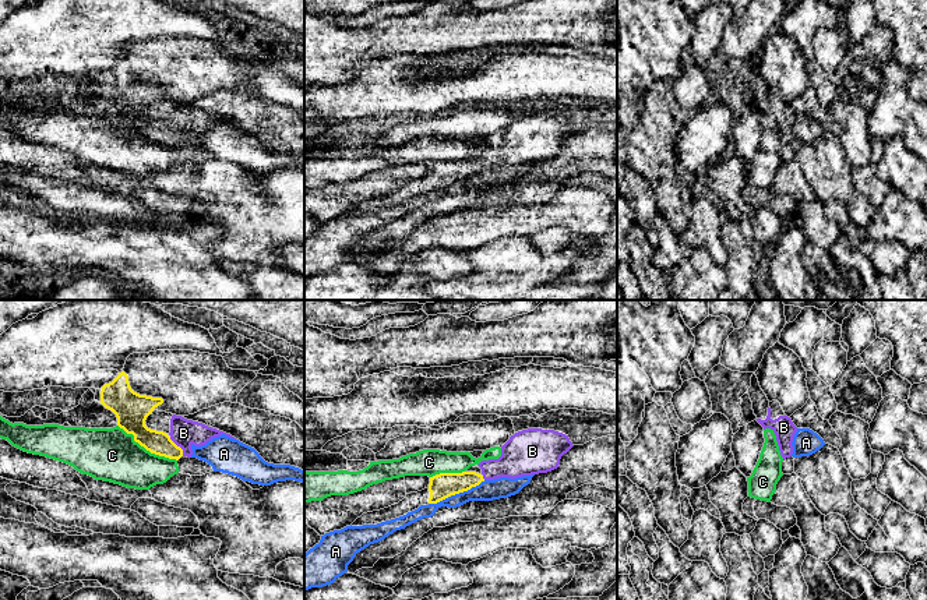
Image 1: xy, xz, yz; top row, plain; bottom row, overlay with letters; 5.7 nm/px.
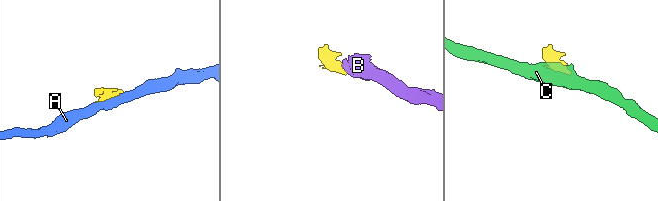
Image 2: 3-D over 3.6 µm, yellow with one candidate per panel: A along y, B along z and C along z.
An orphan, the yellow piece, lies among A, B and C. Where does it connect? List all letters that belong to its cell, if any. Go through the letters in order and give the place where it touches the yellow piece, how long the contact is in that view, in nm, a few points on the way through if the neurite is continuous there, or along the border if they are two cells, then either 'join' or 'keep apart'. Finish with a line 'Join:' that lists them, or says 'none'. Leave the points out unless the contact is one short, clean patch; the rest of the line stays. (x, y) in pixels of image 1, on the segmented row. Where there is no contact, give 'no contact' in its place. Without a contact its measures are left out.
A: meets yellow in xz at (457, 493); contact 360 nm long; border along xz (485, 480), (429, 504); keep apart
B: meets yellow in xy at (179, 447); contact 140 nm long; runs through xy (158, 443), (168, 447), (179, 447), (183, 433); join
C: meets yellow in xy at (145, 448); contact 400 nm long; border along xy (117, 424), (151, 452), (176, 461); keep apart
Join: B

